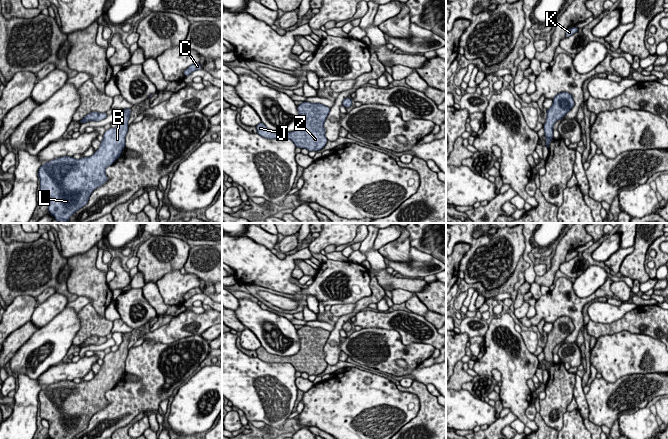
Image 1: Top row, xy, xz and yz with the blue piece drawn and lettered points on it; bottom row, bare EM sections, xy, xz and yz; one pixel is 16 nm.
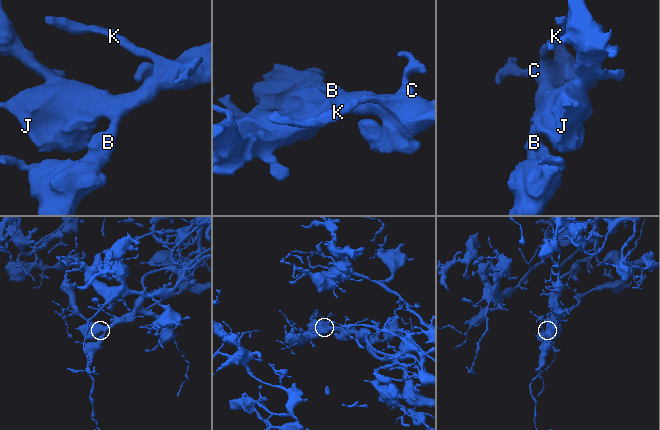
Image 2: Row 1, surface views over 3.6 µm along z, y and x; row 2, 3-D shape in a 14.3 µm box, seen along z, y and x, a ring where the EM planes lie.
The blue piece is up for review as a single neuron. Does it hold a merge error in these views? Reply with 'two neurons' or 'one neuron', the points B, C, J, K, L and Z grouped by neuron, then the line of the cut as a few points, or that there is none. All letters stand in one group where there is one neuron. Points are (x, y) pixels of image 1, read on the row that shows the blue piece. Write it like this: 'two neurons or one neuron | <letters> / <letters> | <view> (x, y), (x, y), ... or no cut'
one neuron | B C J K L Z | no cut

